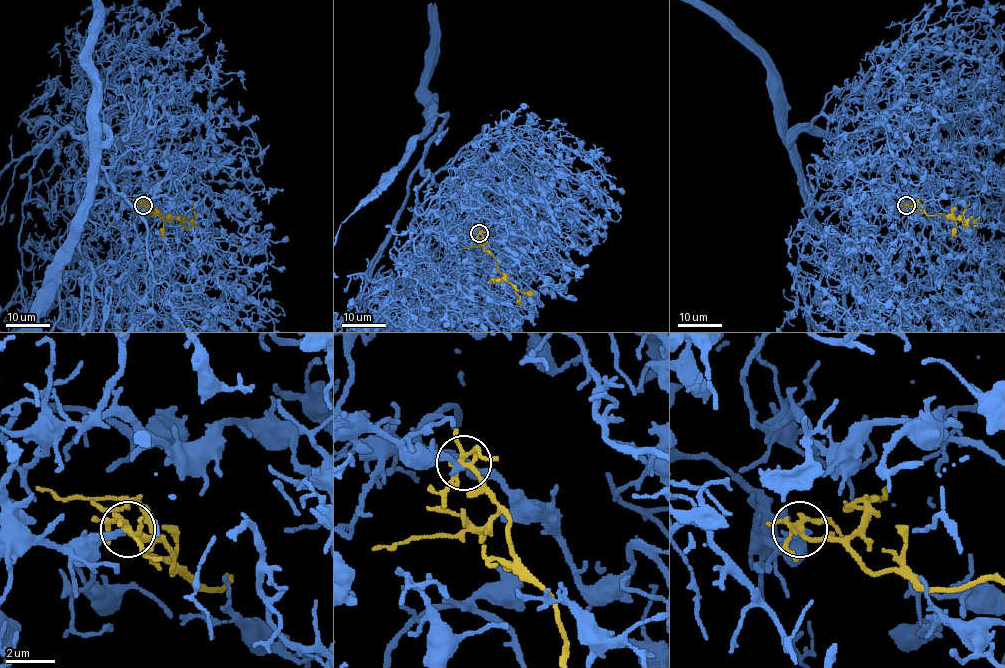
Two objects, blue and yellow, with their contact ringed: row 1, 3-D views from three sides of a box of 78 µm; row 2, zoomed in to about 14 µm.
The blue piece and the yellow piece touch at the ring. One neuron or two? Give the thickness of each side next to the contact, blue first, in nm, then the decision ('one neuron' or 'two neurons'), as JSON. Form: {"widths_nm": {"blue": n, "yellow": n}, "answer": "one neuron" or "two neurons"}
{"widths_nm": {"blue": 280, "yellow": 220}, "answer": "two neurons"}

